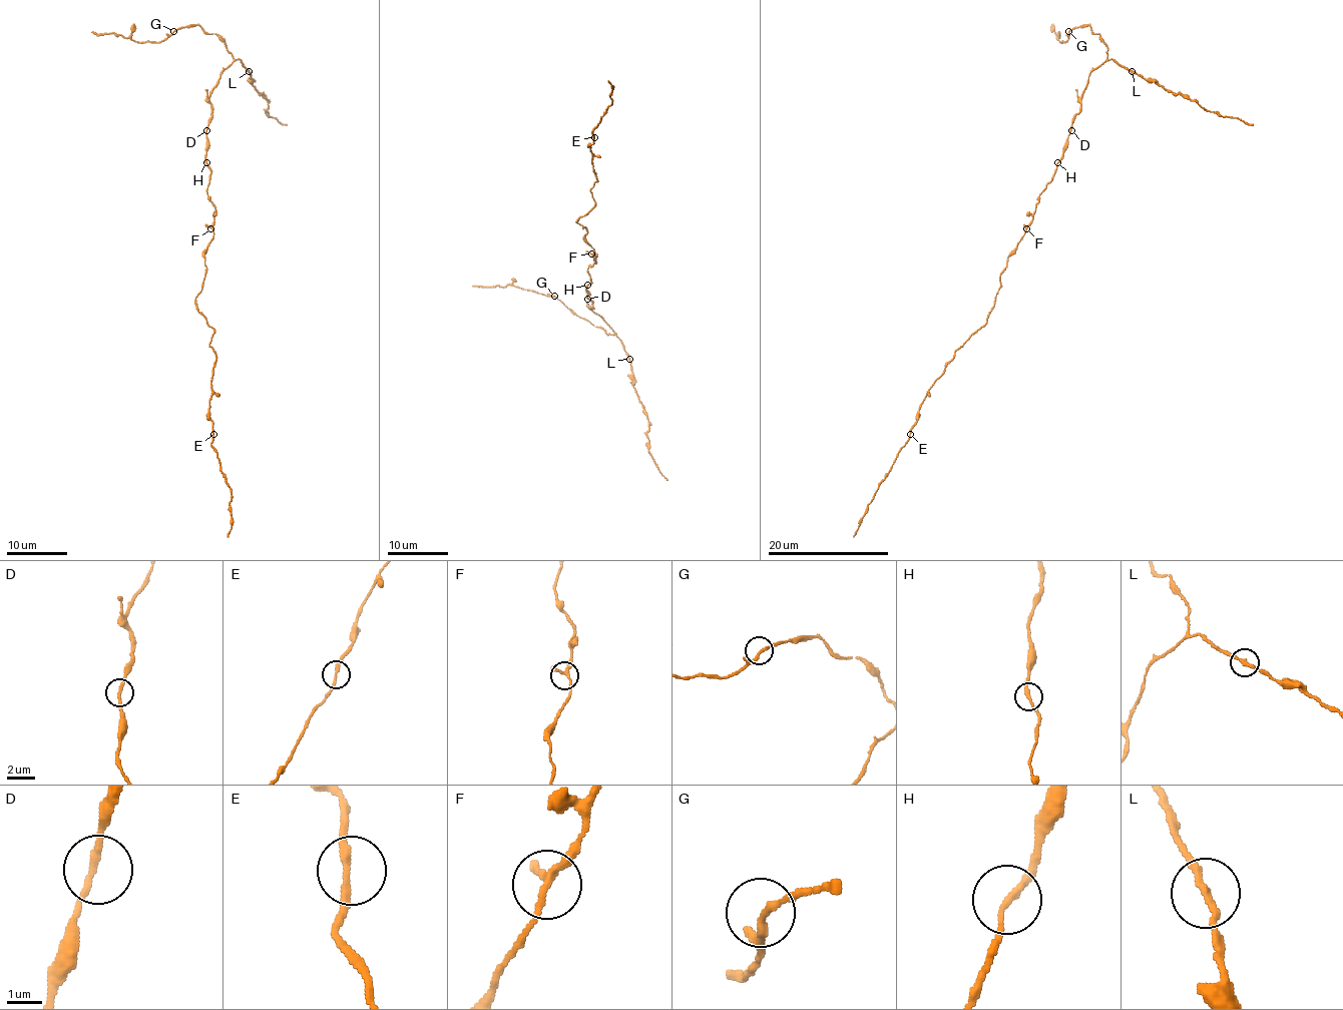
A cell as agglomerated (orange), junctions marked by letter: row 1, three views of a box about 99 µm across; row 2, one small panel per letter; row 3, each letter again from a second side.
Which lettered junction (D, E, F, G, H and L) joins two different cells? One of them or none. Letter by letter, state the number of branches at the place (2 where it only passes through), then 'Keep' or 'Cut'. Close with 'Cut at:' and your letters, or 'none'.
D: Branches: 2. Keep
E: Branches: 2. Keep
F: Branches: 2. Keep
G: Branches: 2. Keep
H: Branches: 2. Keep
L: Branches: 2. Keep
Cut at: none

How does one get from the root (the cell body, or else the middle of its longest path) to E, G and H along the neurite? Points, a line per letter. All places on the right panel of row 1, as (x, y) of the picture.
E: (1026, 226), (1000, 276), (1000, 286), (987, 322), (955, 352), (944, 372), (929, 389), (910, 434)
G: (1026, 226), (1039, 193), (1062, 157), (1086, 80), (1107, 56), (1106, 44), (1088, 25), (1068, 31)
H: (1026, 226), (1057, 162)

